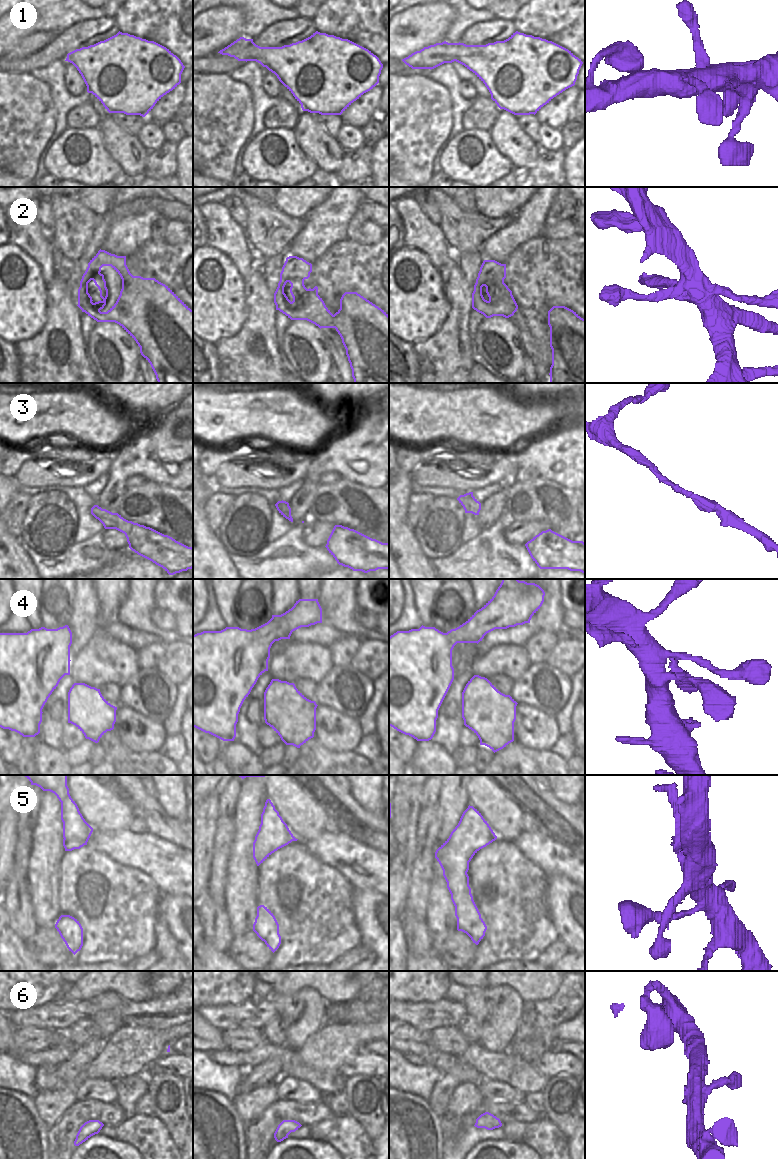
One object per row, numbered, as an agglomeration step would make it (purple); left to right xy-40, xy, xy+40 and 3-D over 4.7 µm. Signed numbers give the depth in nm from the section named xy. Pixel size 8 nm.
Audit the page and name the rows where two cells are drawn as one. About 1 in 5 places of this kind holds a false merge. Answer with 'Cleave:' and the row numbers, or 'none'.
Cleave: 5.

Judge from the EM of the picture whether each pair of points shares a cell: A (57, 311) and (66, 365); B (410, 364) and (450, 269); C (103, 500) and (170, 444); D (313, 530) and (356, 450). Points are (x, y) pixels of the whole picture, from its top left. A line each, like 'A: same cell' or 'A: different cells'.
A: same cell
B: different cells
C: same cell
D: different cells

